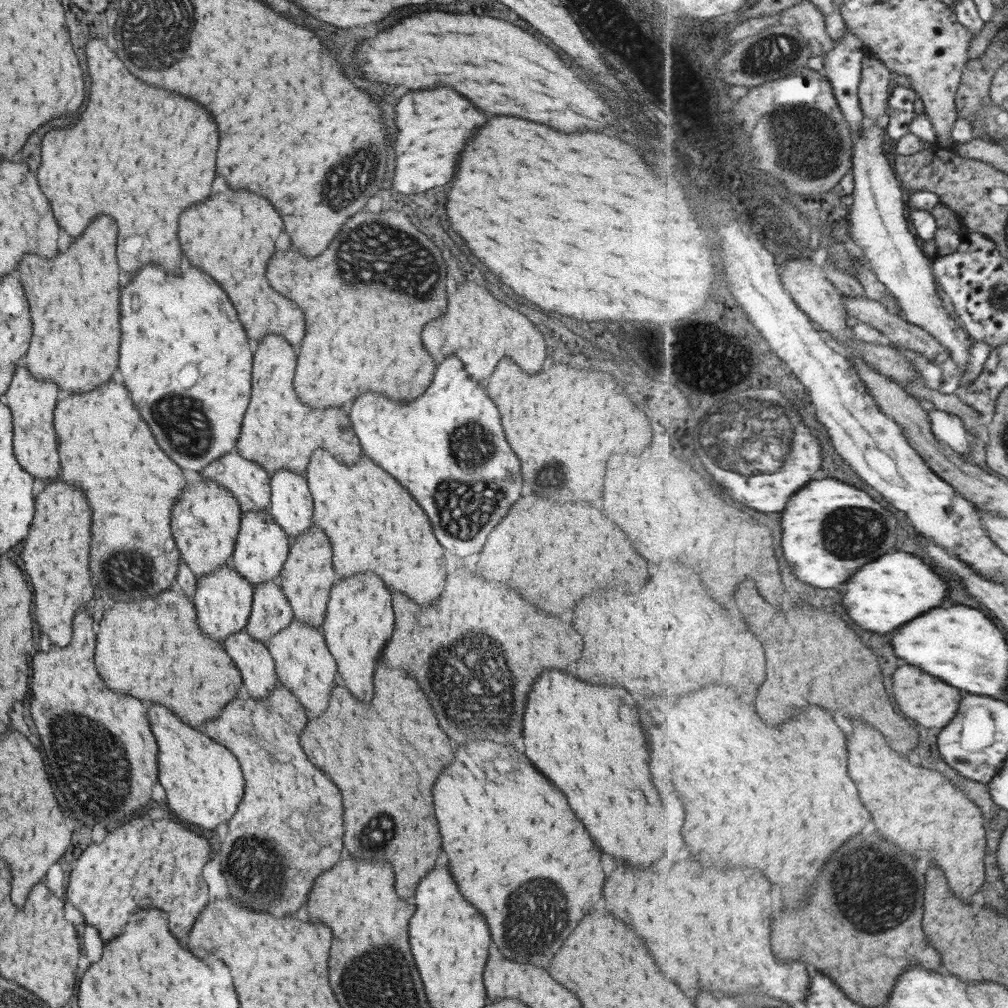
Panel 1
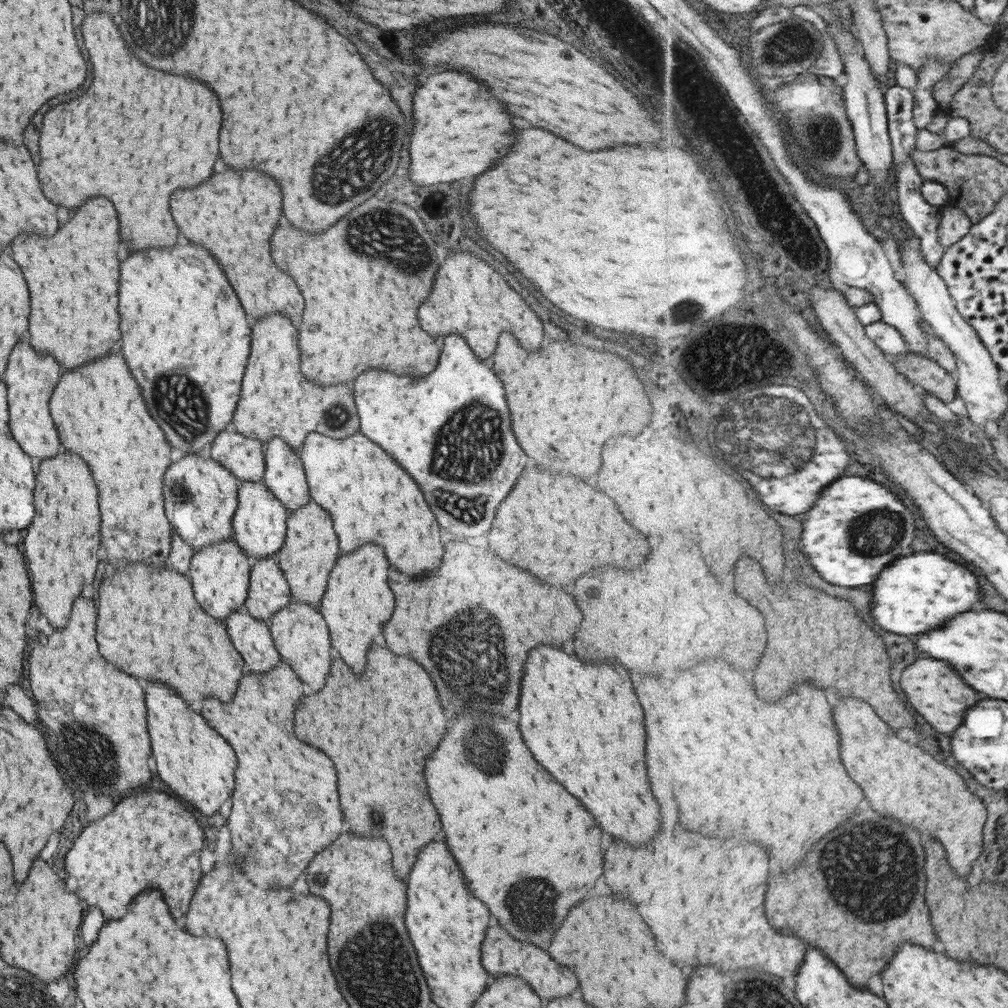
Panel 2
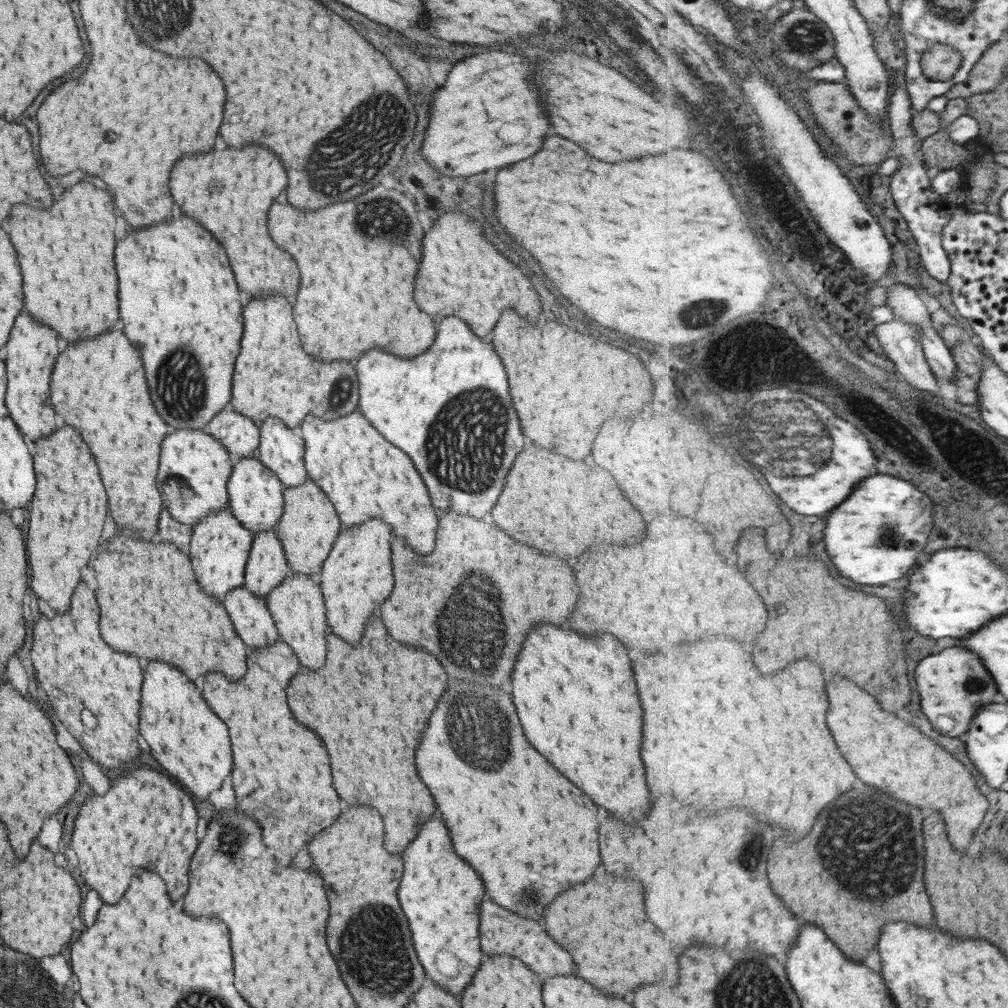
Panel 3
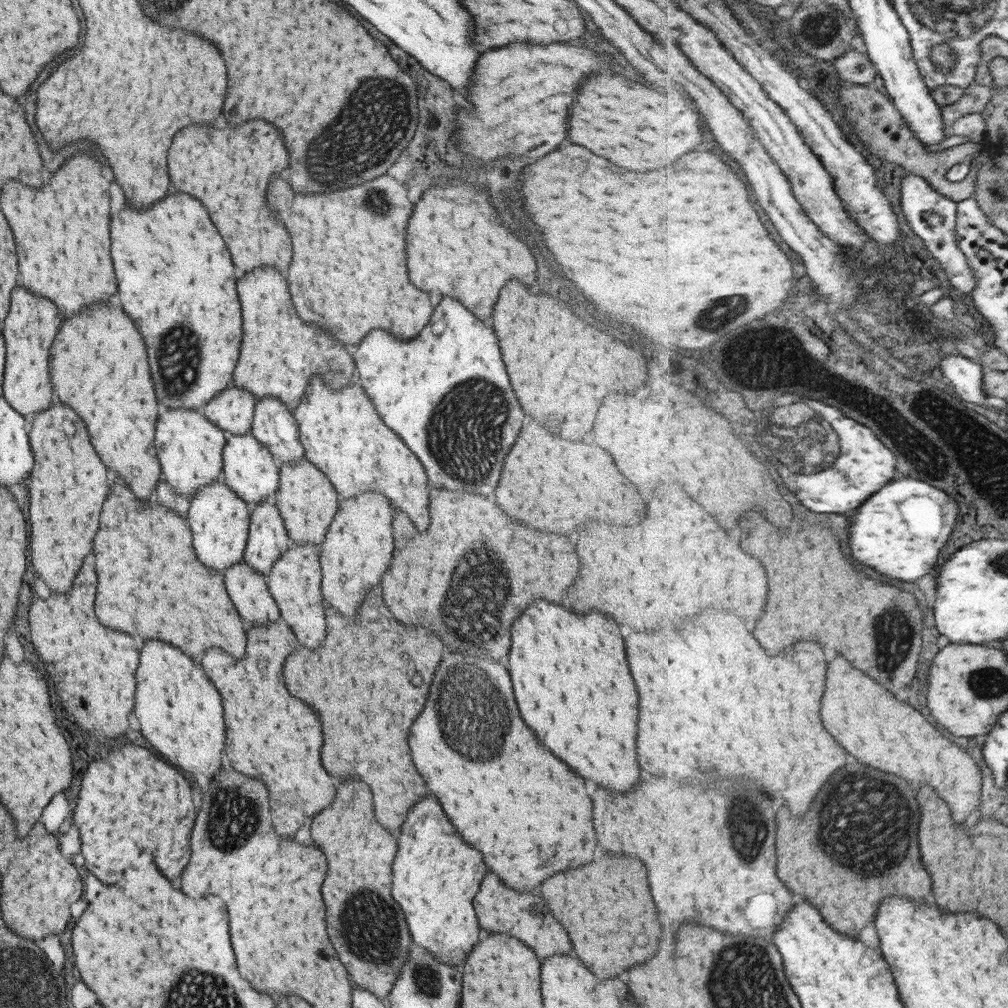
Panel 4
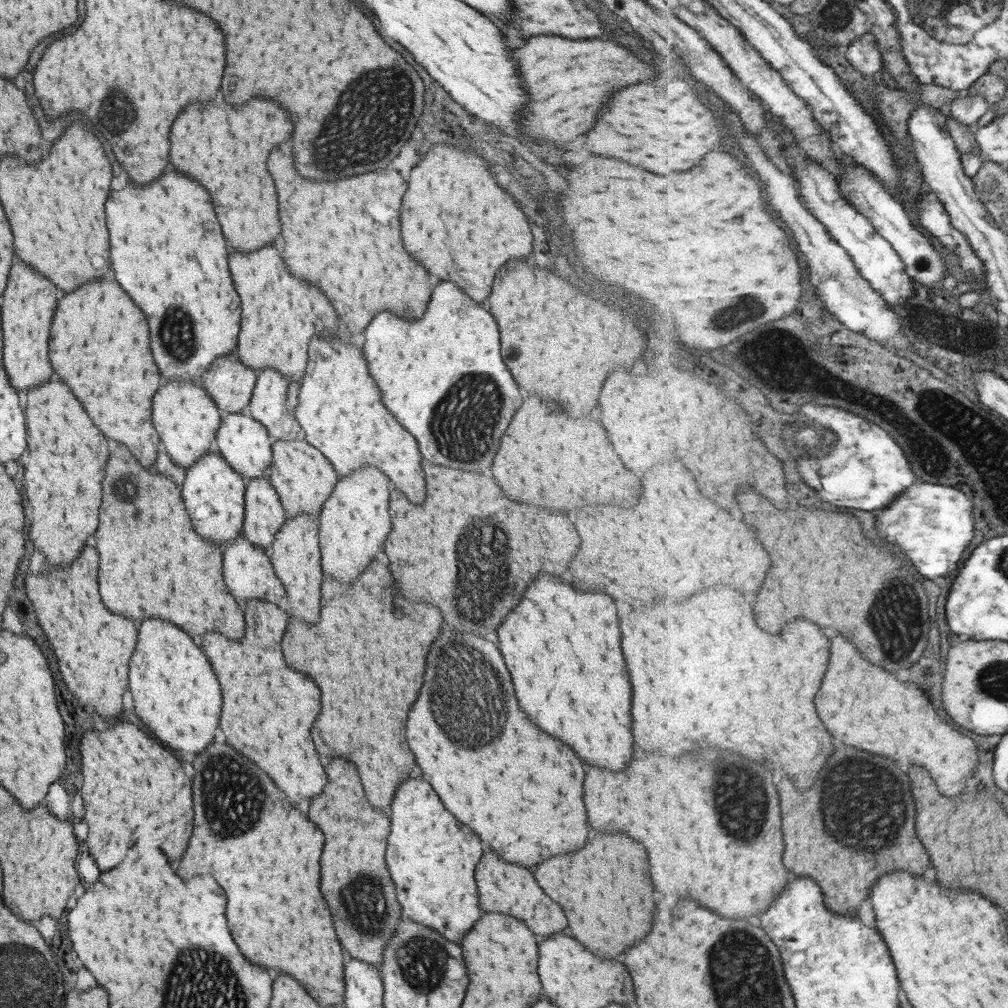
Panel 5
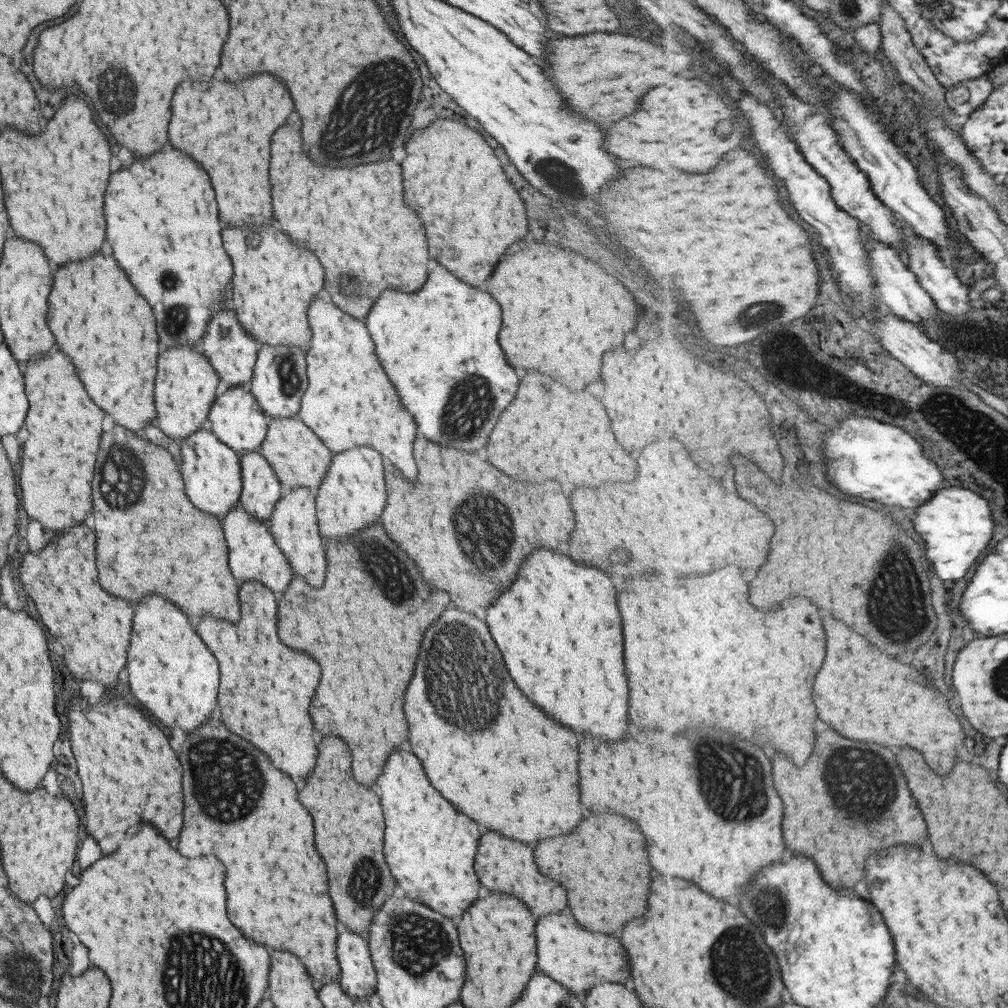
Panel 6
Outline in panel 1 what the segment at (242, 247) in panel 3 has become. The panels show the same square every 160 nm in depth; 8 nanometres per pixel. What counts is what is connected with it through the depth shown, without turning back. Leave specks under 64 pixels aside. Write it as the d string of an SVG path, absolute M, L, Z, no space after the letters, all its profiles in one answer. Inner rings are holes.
M227 190L225 194L211 196L201 206L191 206L179 216L179 244L187 262L209 274L223 288L249 340L259 342L265 334L281 334L287 344L299 346L303 338L301 310L275 294L265 280L265 266L281 228L279 214L275 214L265 198L251 192Z

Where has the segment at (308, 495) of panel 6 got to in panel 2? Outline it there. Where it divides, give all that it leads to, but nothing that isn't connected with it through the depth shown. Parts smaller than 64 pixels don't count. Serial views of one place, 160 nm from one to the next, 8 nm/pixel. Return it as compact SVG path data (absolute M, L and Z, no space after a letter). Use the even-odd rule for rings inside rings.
M290 598L290 601L267 620L268 629L281 662L291 664L297 678L317 692L323 688L329 672L329 636L323 618L309 606Z

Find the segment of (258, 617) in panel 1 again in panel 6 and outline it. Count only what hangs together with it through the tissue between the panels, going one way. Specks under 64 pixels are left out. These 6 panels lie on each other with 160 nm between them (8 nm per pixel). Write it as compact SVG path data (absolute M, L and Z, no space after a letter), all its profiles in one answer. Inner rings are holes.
M258 451L244 452L239 461L242 485L238 502L253 518L269 519L274 504L284 492L280 481Z

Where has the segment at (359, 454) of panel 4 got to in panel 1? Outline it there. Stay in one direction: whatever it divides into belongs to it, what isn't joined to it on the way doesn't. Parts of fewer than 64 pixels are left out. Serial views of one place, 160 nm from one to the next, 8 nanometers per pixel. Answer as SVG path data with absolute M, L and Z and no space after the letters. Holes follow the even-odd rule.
M321 448L315 450L315 454L311 454L306 470L305 480L313 500L313 522L329 538L333 552L333 570L339 578L347 578L349 574L369 570L377 574L389 590L403 592L415 604L427 606L429 602L439 598L439 592L443 592L443 582L445 582L443 548L437 544L435 536L431 534L427 516L389 474L379 470L379 466L375 466L367 458L361 458L359 462L355 462L355 466L337 464L329 453Z

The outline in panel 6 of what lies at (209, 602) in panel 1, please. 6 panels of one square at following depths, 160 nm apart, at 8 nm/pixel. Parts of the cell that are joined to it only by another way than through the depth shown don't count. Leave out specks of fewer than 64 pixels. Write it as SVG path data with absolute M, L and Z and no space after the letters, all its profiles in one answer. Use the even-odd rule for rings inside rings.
M208 427L200 428L181 439L179 454L178 468L185 484L185 496L197 510L217 516L221 522L225 514L238 504L240 497L242 484L238 454L233 453Z

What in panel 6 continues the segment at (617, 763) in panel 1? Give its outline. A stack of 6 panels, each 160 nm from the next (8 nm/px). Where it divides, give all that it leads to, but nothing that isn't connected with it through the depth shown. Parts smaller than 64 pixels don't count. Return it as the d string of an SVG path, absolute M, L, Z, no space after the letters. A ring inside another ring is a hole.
M535 550L527 556L527 560L523 562L523 566L519 568L519 574L517 574L517 580L511 584L511 588L507 588L489 608L487 608L487 626L489 626L489 632L491 632L491 638L495 640L503 660L505 660L505 666L507 666L507 672L511 676L511 680L515 682L515 686L533 702L537 704L543 712L547 712L549 718L553 718L555 722L579 732L579 734L589 734L597 740L603 740L603 742L617 742L623 738L625 730L627 730L627 680L625 680L625 668L623 668L623 658L621 658L621 618L619 618L619 612L617 612L617 606L615 606L615 590L609 582L609 578L595 570L595 568L583 568L583 566L577 566L573 564L567 556L561 556L561 554L553 554L549 550Z

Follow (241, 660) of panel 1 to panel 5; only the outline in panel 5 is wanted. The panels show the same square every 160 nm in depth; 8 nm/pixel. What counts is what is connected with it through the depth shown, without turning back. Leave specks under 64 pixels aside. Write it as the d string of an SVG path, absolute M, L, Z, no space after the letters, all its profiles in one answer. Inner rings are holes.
M242 533L226 542L223 548L223 580L225 580L229 594L239 604L245 604L245 600L254 600L255 598L277 604L277 600L284 596L283 586L275 576L267 556L268 551L265 554L265 549L255 548Z

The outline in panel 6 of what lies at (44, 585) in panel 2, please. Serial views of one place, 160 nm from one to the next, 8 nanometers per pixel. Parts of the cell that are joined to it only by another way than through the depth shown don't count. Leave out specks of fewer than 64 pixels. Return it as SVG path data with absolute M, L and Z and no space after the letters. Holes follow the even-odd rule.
M51 350L39 360L31 360L25 368L25 396L29 402L29 410L25 416L27 438L21 444L21 502L29 520L37 520L45 532L65 530L75 524L81 524L91 510L91 476L95 454L99 448L101 436L101 420L103 412L93 406L87 398L81 382L77 380L73 366L65 354L59 350ZM47 484L49 484L49 500L67 500L67 502L47 502Z

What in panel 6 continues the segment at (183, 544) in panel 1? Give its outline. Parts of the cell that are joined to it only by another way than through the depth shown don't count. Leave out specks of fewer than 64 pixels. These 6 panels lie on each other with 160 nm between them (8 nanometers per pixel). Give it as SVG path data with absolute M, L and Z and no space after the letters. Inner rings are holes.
M186 344L185 348L171 348L159 354L157 358L157 376L153 390L153 404L156 417L154 422L163 434L171 440L181 440L200 428L208 427L207 415L215 398L219 377L211 368L207 359L196 351L195 344Z

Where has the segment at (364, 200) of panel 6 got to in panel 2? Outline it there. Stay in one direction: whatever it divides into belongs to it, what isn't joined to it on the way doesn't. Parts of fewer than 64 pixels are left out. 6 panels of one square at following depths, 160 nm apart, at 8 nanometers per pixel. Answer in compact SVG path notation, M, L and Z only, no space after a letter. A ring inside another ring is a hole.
M371 196L369 200L365 200L361 206L357 206L355 210L351 210L345 218L339 218L339 222L335 222L335 226L331 226L329 230L325 230L323 234L317 234L317 236L309 236L309 234L303 234L299 230L291 230L291 226L277 226L273 236L271 236L271 250L273 250L273 264L285 272L287 276L293 278L293 282L297 284L299 292L303 294L303 300L305 300L305 310L303 310L303 320L301 320L301 326L299 326L299 358L301 358L301 374L305 380L313 382L313 384L343 384L343 382L349 382L353 378L357 378L363 370L369 370L369 368L379 368L379 370L387 370L387 372L405 372L409 376L415 376L415 378L421 378L425 374L429 374L435 364L437 364L439 356L439 348L437 344L433 342L431 336L427 336L417 320L415 320L415 314L417 314L417 308L419 304L429 296L431 292L431 286L433 286L433 276L437 272L437 256L433 252L433 240L429 238L429 232L425 230L423 222L417 218L417 214L413 212L413 208L405 206L405 204L399 204L399 202L385 202L385 200L379 200L375 196ZM287 246L293 246L295 250L301 250L305 248L307 252L311 254L287 254Z

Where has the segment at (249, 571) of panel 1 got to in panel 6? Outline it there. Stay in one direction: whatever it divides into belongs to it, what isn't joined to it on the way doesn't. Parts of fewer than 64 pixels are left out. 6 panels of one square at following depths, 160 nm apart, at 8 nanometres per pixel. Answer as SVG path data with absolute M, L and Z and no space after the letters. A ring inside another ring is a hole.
M247 385L230 386L210 406L208 428L233 453L241 456L244 452L257 451L262 445L269 418L262 412L257 401L251 396Z

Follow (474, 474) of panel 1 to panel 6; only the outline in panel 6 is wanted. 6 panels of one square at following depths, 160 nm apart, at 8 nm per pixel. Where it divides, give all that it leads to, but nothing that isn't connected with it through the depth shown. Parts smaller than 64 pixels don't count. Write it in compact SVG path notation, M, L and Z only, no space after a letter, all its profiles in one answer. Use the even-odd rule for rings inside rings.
M437 266L419 292L403 294L399 290L383 290L383 296L375 300L367 314L365 326L379 364L395 386L403 408L413 416L417 432L429 442L465 452L477 452L477 448L485 446L499 414L513 400L517 390L517 376L497 346L501 326L497 302L493 302L487 292L459 282L451 272Z

